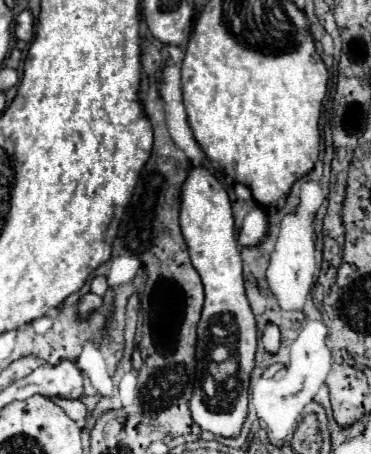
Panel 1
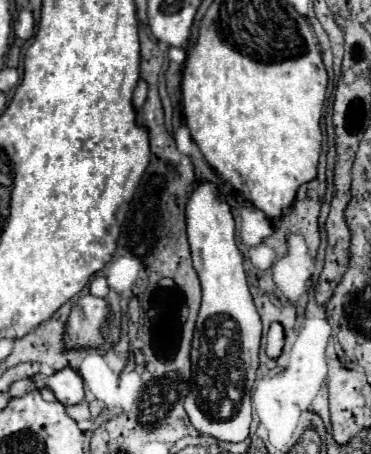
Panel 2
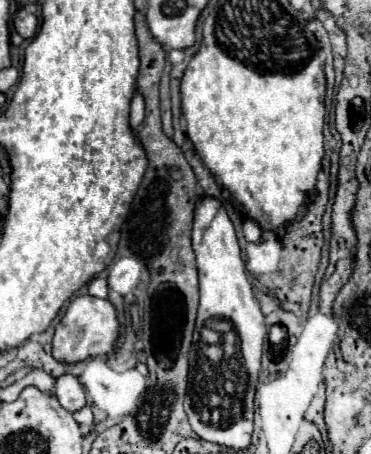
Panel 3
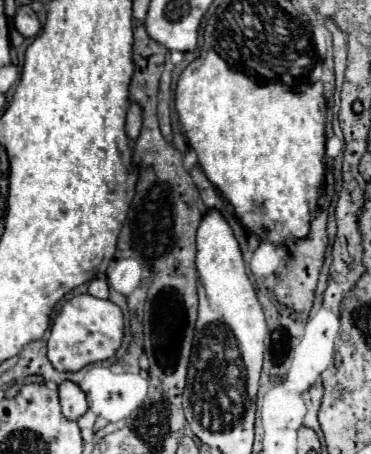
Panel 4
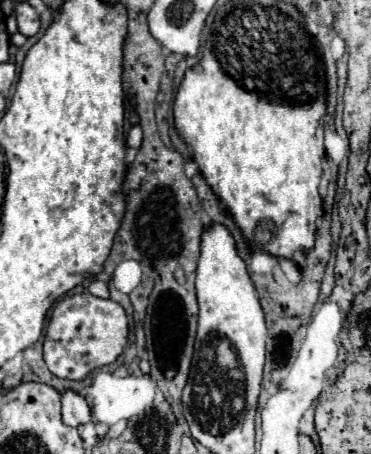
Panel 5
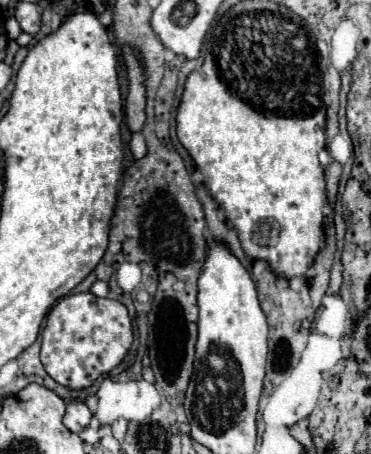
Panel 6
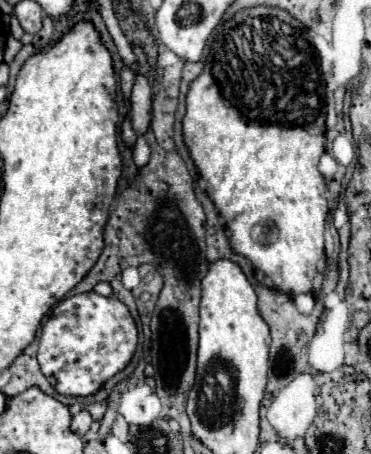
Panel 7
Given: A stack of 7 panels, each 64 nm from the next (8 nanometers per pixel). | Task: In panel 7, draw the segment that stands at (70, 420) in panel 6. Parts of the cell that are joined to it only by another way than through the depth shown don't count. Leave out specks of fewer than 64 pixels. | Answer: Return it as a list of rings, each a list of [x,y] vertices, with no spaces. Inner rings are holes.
[[[82,410],[82,412],[78,412],[74,418],[72,418],[72,432],[74,434],[78,434],[78,436],[84,436],[88,430],[90,430],[90,424],[92,424],[92,418],[90,418],[90,414],[86,412],[86,410]]]

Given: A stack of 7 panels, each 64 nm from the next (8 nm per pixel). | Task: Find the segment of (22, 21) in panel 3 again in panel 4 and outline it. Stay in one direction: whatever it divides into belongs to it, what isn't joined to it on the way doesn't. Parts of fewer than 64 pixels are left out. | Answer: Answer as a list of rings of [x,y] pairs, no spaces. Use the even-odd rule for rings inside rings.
[[[20,6],[14,16],[14,26],[24,38],[34,38],[40,30],[40,20],[30,6]]]

